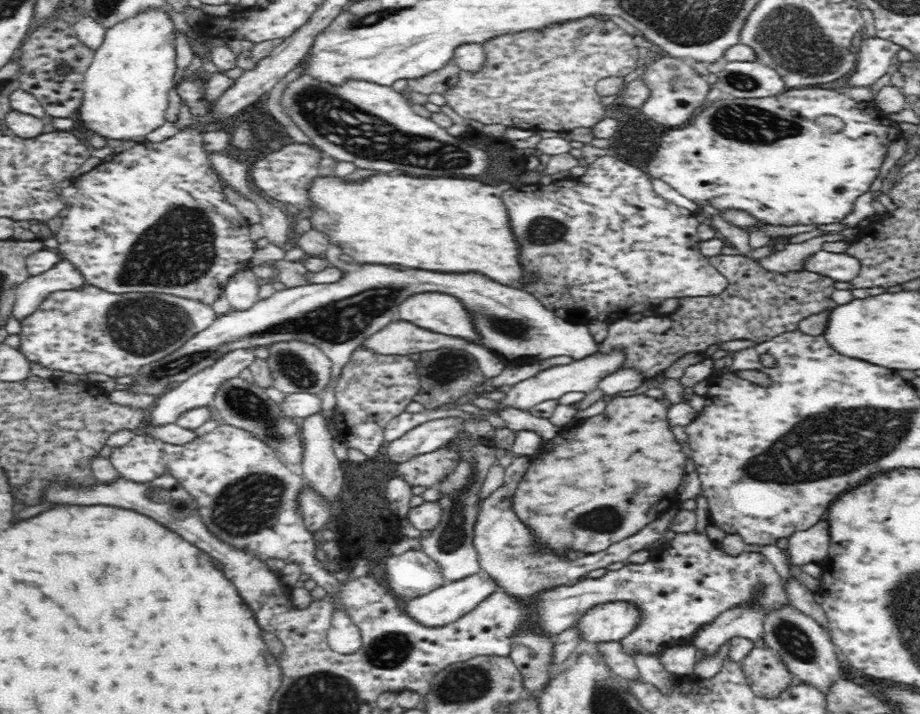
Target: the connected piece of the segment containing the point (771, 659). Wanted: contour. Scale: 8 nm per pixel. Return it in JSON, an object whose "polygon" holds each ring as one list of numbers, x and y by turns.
{"polygon":[[755,646,742,660,738,660,738,664,758,697,774,698,794,683,788,667,770,648]]}

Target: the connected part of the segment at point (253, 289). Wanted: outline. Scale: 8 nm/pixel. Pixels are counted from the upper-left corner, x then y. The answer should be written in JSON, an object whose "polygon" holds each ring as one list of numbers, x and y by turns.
{"polygon":[[251,269,241,271,229,279,223,292,230,304,230,310,242,312,252,308,260,300,258,297,258,278]]}

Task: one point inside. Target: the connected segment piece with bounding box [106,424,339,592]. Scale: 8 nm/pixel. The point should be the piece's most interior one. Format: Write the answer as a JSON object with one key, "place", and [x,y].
{"place":[246,498]}

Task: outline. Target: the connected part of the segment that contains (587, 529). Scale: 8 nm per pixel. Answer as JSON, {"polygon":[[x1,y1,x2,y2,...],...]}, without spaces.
{"polygon":[[636,394,636,396,626,396,626,398,613,396,607,399,606,407,603,414,592,416,588,420,584,420,580,426,575,427,561,427,556,438,552,438,552,448,550,452,546,452,540,458,534,458,530,462,530,467,523,477,519,480,516,492,512,498,512,508,520,520,528,529,530,533,536,535,536,547,546,547,558,555,564,555,564,546,568,546,570,550,581,550,586,554,597,553,606,550,615,542,624,540,633,534,636,534,642,527,650,524,654,519,659,517,664,511,672,508,678,504,678,486,684,478,684,467,686,466,686,458,682,451,682,446,676,441,672,434,672,429,669,423,668,405,665,402,660,402,660,399,650,398,644,394]]}

